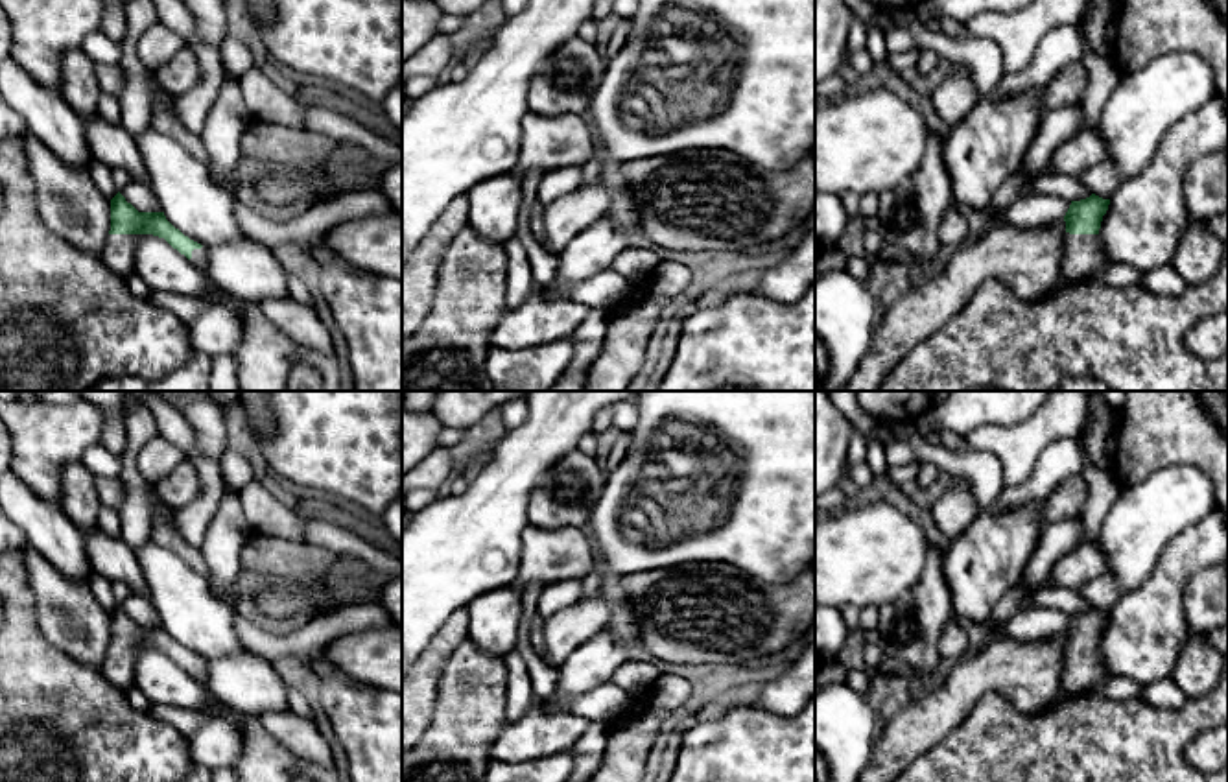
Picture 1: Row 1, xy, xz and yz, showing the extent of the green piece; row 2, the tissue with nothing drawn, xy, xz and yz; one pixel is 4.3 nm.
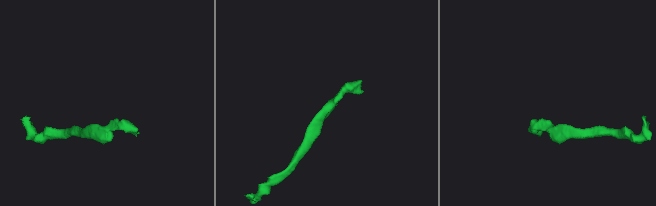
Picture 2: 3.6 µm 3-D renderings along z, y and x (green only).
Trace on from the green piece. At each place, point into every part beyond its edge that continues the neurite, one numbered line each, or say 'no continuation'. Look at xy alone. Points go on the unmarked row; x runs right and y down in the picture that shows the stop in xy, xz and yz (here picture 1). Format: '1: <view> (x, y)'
1: xy (118, 666)
2: xy (198, 672)

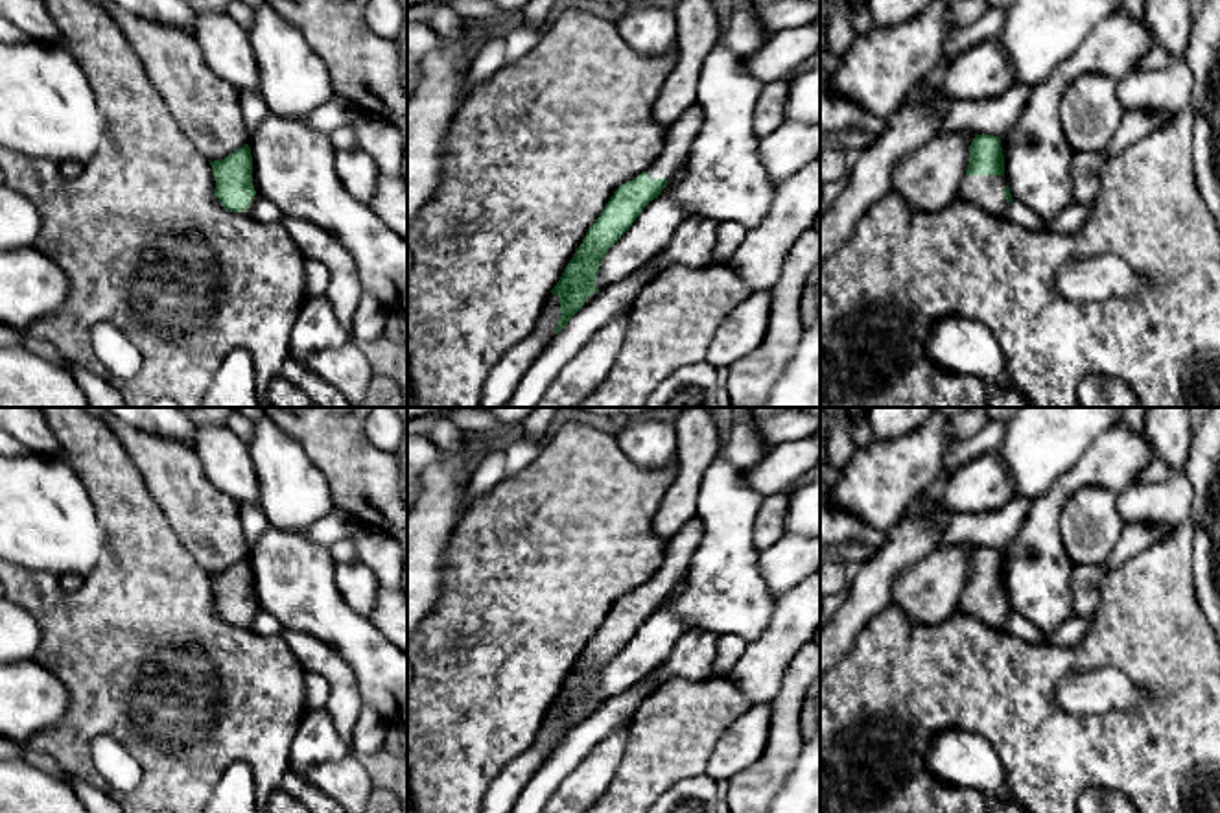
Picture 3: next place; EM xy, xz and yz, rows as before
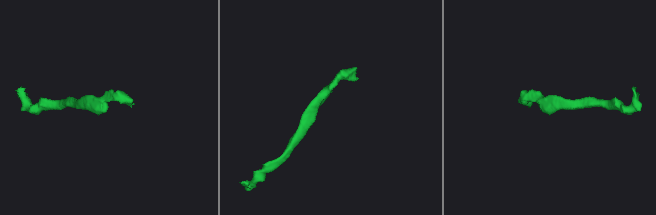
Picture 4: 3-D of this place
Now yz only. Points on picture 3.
1: yz (986, 603)

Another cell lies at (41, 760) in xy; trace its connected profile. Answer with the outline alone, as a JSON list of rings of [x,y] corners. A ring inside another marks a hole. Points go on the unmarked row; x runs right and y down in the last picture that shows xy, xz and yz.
[[[22,743],[22,760],[44,772],[50,772],[52,776],[63,780],[68,784],[68,774],[63,771],[63,767],[46,752],[41,752],[33,748],[29,743]]]

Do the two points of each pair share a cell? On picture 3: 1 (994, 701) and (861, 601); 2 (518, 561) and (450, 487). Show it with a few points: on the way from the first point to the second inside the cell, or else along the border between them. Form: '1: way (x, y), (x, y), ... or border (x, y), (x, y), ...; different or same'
1: border (891, 603), (863, 627), (850, 648); different
2: border (465, 511), (448, 552); different

